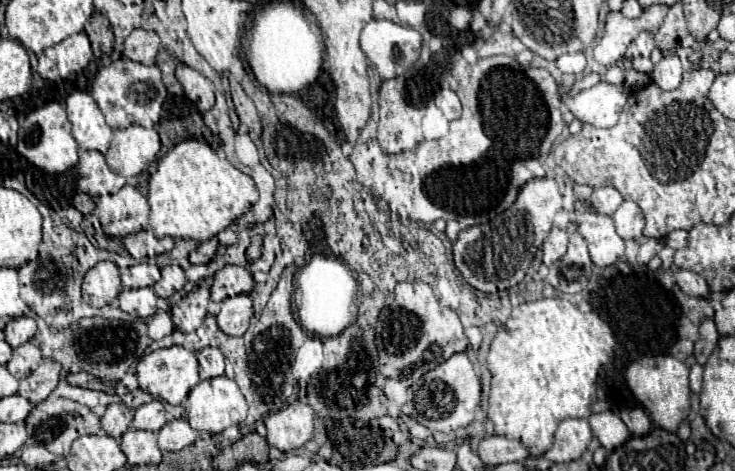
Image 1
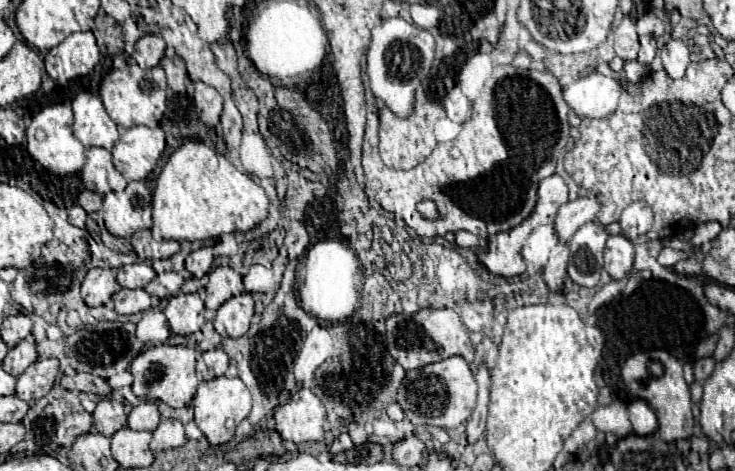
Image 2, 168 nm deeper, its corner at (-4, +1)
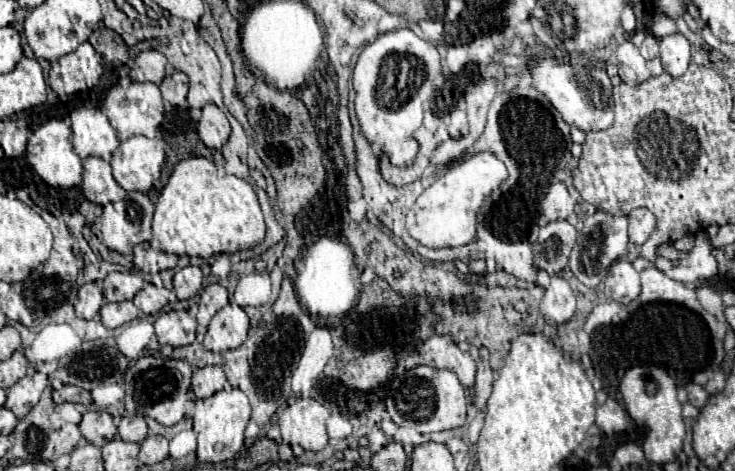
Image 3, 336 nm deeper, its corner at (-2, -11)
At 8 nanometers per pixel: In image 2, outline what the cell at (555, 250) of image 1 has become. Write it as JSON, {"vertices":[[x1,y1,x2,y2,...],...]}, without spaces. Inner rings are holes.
{"vertices":[[556,244,550,252,550,260,544,268,544,282,548,286,550,292,560,292,566,288,566,280,568,280,568,246,566,244]]}

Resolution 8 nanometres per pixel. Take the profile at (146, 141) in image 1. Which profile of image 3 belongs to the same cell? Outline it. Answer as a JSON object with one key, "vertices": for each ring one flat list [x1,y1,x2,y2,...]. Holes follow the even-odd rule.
{"vertices":[[132,136,116,148,112,154,112,174,114,180,124,190,148,192,154,180,160,178,160,170,164,164,164,140]]}

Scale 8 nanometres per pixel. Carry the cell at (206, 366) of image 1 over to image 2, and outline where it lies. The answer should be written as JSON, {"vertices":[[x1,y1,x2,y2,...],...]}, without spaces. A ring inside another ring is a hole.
{"vertices":[[220,348,216,350,208,350,208,352,202,352,198,356,198,364,196,364,196,372,198,372,198,380,212,380,212,378,218,378,218,376,224,376,226,370,228,370,228,354]]}

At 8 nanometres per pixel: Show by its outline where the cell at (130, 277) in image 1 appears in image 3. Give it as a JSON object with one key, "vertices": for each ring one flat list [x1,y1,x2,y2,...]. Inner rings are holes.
{"vertices":[[110,272,102,282,102,292,108,302,122,302,132,300,144,284,144,278,136,272]]}

